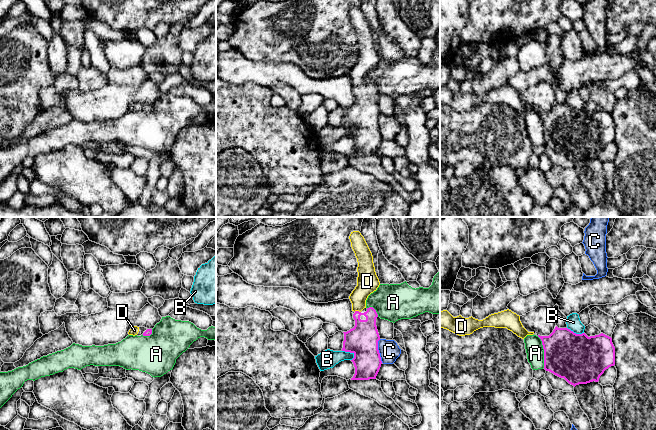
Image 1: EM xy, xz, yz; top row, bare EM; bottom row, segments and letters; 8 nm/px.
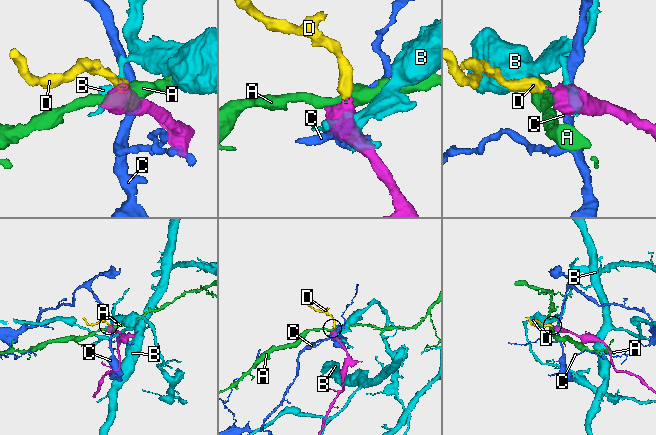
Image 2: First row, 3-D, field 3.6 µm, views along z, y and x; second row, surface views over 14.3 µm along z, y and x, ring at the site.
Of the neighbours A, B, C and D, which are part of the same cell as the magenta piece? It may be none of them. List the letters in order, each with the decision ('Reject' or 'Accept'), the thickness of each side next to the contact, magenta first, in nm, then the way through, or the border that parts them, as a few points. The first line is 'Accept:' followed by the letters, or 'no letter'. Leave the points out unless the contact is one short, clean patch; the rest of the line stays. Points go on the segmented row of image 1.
Accept: D
A: Reject. Thickness 380 nm (magenta) against 140 nm
B: Reject. Thickness 260 nm (magenta) against 150 nm
C: Reject. Thickness 260 nm (magenta) against 160 nm
D: Accept. Thickness 260 nm (magenta) against 180 nm

